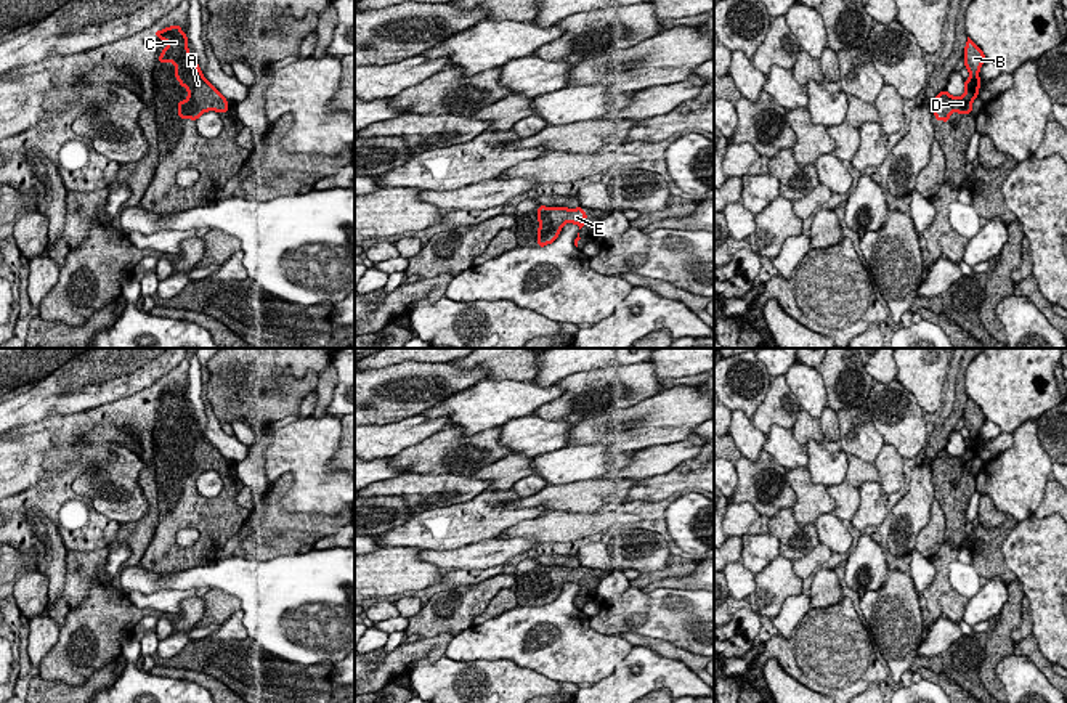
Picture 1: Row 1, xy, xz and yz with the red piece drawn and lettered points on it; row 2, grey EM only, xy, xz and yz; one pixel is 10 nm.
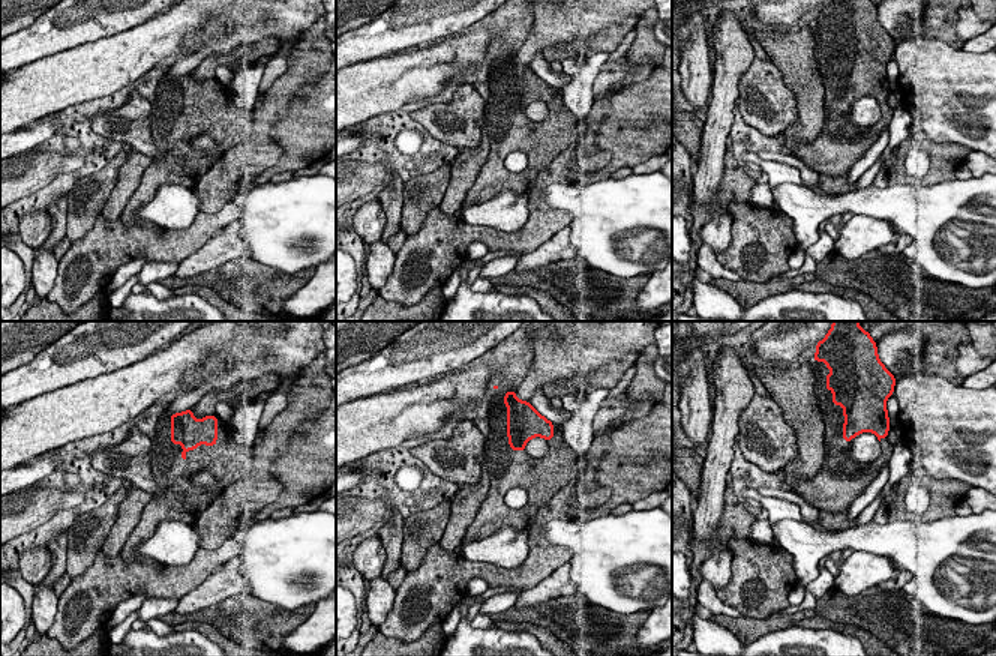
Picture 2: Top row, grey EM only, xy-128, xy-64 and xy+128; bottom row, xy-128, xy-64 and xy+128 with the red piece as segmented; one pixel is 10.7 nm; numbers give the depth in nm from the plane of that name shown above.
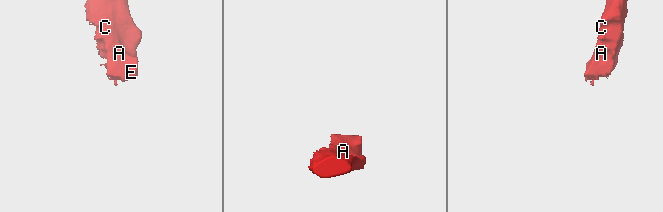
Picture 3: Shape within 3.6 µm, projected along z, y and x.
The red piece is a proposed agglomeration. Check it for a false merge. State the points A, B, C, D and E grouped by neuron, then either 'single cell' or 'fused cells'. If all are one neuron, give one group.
A B C D E | single cell

